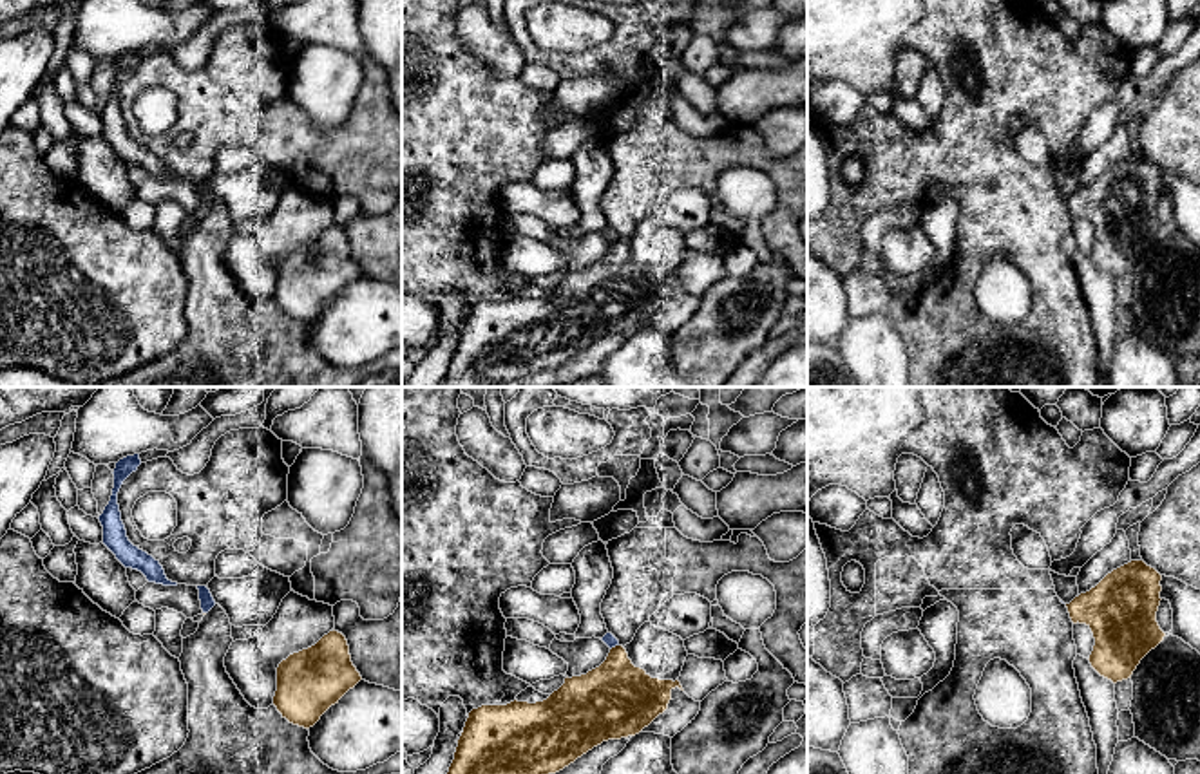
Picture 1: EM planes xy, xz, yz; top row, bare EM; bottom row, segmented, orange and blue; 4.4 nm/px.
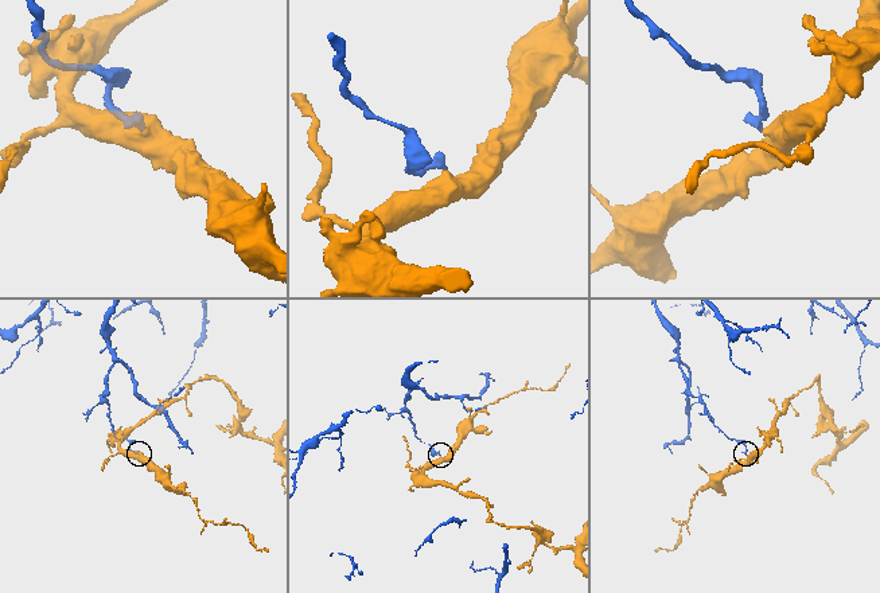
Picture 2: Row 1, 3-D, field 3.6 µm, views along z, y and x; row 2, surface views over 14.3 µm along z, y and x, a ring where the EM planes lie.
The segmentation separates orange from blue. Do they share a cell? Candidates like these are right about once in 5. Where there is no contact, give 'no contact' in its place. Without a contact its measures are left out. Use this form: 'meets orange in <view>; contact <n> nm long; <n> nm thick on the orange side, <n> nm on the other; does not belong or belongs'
meets orange in xz; contact 50 nm long; 340 nm thick on the orange side, 60 nm on the other; does not belong

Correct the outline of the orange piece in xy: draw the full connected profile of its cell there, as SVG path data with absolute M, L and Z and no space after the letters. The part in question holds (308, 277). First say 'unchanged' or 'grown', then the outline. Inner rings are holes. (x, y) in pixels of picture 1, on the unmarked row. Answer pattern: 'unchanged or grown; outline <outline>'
unchanged; outline M333 224L279 259L273 300L290 318L310 324L360 275L346 231Z

